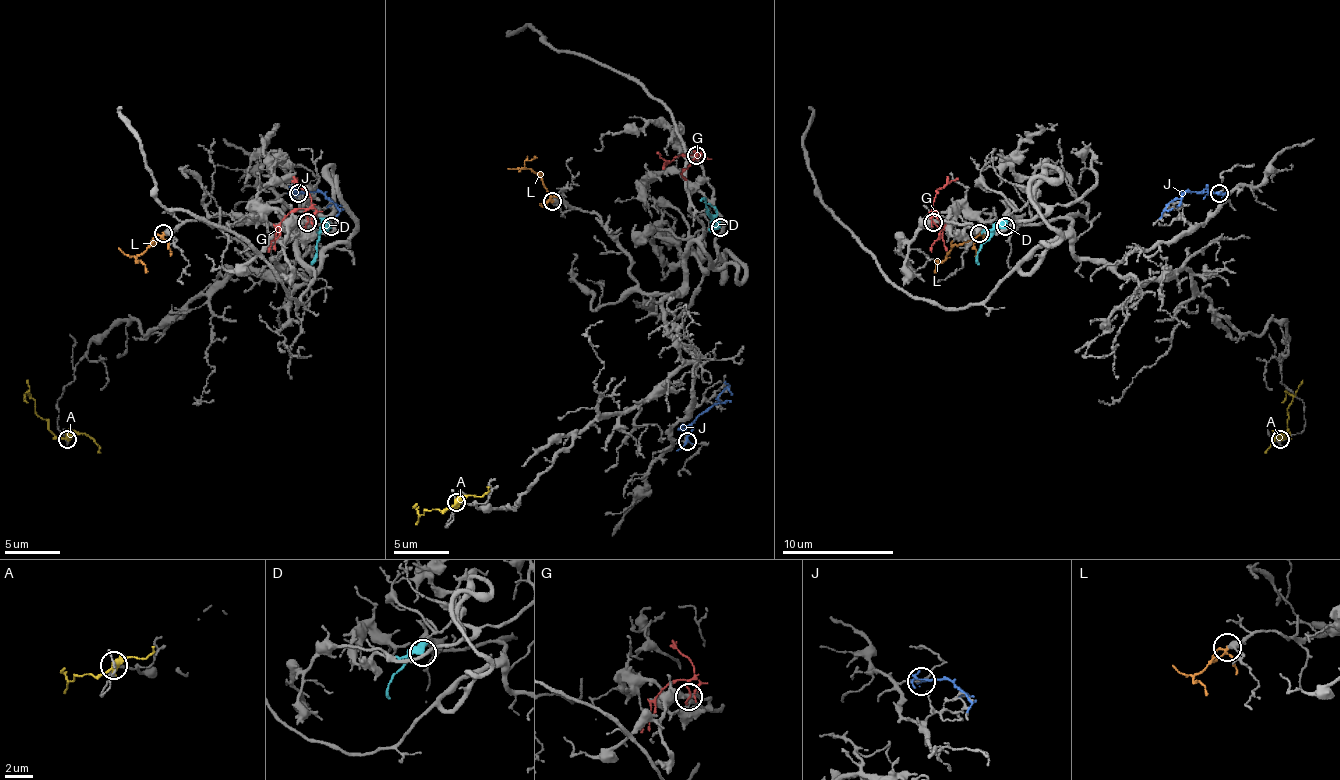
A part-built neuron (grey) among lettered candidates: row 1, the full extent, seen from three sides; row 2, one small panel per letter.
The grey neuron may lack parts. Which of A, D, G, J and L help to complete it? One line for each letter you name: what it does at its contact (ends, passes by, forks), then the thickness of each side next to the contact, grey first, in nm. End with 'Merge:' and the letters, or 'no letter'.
Merge: no letter

